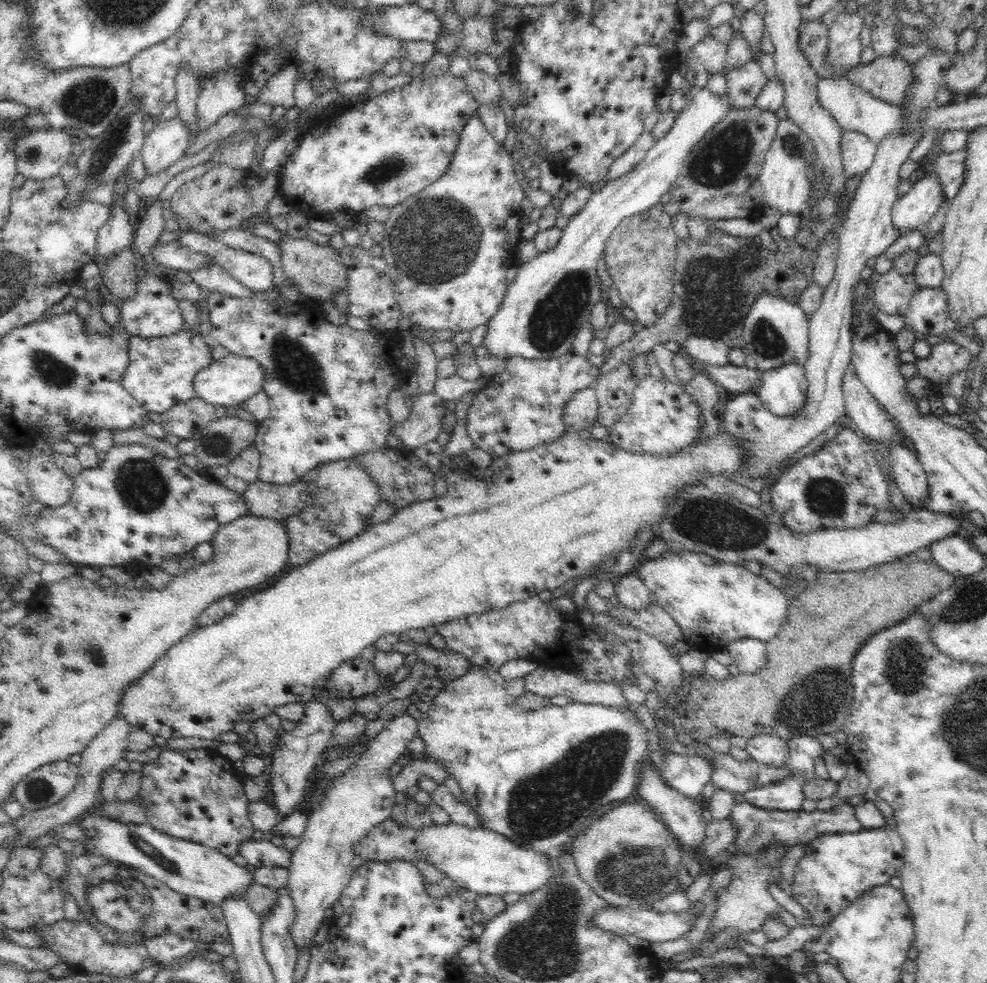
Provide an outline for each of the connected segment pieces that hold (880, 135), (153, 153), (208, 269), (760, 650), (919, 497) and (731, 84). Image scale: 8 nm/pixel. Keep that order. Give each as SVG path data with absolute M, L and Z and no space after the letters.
M821 78L817 84L817 95L822 108L829 110L829 113L832 114L843 131L864 134L876 144L891 133L902 129L905 124L905 120L903 120L905 112L900 109L900 105L876 98L846 78Z
M178 115L166 122L156 122L138 152L146 168L146 174L156 174L182 158L190 138L189 128Z
M212 261L210 266L202 266L200 270L191 272L190 279L194 281L204 293L220 292L231 297L248 298L258 293L240 284L232 275L225 272L217 263Z
M744 637L730 642L726 648L740 673L752 674L766 666L767 650L761 640Z
M899 442L889 446L889 456L898 489L914 509L924 509L924 506L918 506L927 498L929 490L923 464L912 450Z
M754 59L740 68L728 70L724 75L730 106L736 109L754 107L761 88L768 82L760 64Z

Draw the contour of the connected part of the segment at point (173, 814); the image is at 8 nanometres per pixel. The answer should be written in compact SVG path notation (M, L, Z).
M164 749L156 760L144 763L140 771L139 793L132 800L144 807L146 820L154 829L214 848L230 858L244 841L258 836L248 817L249 798L241 781L243 775L216 749Z

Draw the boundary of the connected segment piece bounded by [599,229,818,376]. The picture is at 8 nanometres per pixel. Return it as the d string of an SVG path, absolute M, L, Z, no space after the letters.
M718 229L709 232L704 244L691 238L678 241L670 306L654 324L645 326L629 340L612 348L599 368L599 376L618 368L634 354L652 351L652 347L660 342L674 340L682 346L684 340L692 334L719 338L729 347L743 349L744 319L760 292L768 292L772 297L798 304L804 289L814 281L812 275L818 258L817 249L810 250L798 245L794 237L787 239L779 233L771 236L779 246L775 253L760 243L758 234L753 237L736 237Z

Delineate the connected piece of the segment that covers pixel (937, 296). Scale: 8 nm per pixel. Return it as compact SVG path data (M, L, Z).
M941 287L918 289L910 300L907 320L918 336L942 334L950 326L946 293Z

